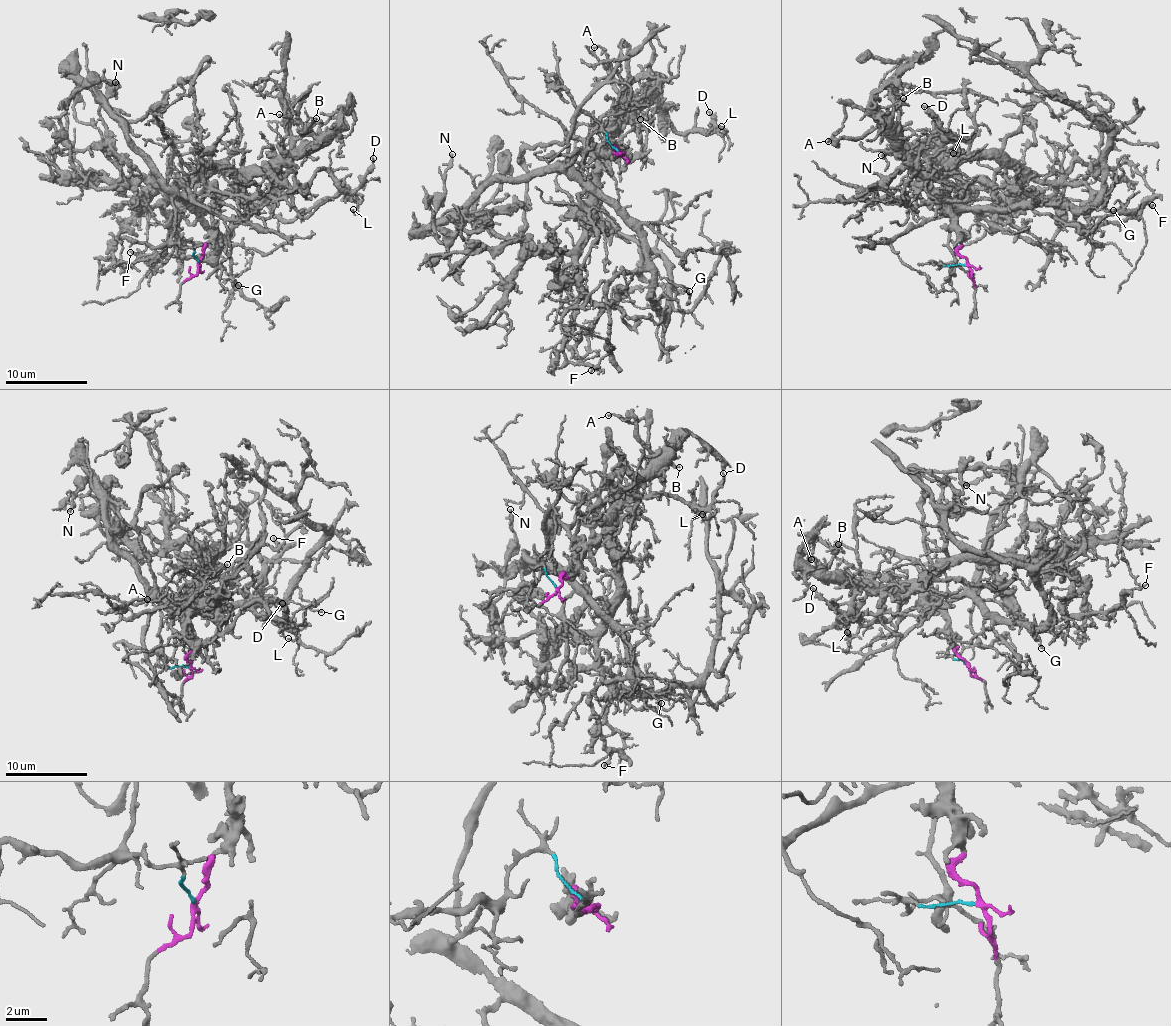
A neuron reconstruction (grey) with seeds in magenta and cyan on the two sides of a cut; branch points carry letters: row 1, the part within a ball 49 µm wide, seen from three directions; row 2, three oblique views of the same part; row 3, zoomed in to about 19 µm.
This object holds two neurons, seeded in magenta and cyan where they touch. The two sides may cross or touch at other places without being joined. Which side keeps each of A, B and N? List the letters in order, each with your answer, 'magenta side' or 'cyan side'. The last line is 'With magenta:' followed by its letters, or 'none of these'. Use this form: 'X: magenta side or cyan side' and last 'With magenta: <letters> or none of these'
A: magenta side
B: magenta side
N: cyan side
With magenta: A, B

